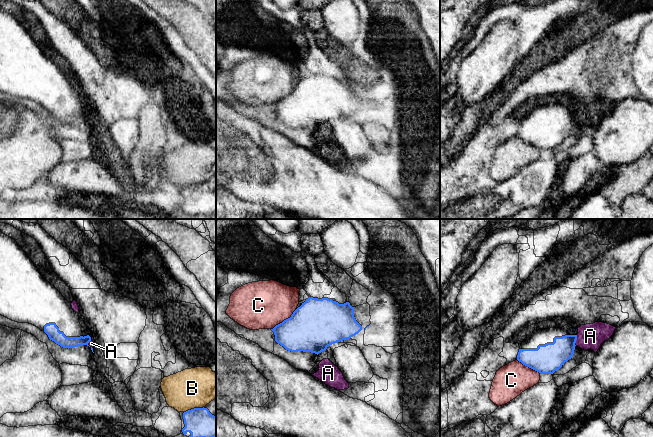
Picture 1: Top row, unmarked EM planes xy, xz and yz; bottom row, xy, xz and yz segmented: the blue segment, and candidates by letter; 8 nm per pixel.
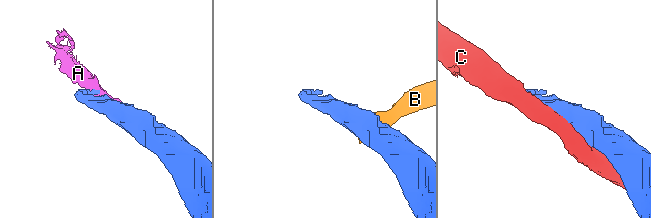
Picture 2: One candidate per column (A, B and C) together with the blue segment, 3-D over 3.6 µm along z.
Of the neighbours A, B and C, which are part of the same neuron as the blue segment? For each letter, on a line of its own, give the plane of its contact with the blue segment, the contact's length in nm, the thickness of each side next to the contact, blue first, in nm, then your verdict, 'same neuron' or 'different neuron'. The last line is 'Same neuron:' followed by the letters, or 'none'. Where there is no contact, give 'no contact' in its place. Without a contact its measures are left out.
A: yz | 90 nm | 220/200 nm | different neuron
B: xy | 170 nm | 220/320 nm | different neuron
C: xz | 260 nm | 400/380 nm | different neuron
Same neuron: none

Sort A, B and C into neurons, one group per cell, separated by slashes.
A / B / C

